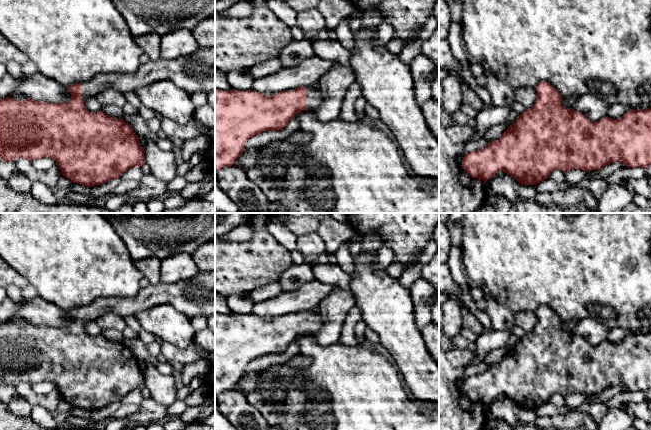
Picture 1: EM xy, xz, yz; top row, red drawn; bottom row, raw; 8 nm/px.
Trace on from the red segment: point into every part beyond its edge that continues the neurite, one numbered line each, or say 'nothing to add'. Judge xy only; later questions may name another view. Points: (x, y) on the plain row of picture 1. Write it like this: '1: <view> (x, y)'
1: xy (196, 296)

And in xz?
1: xz (314, 320)

